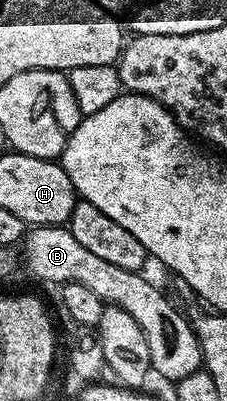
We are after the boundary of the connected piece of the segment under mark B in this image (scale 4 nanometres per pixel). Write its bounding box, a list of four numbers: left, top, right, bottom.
[23,225,204,383]

